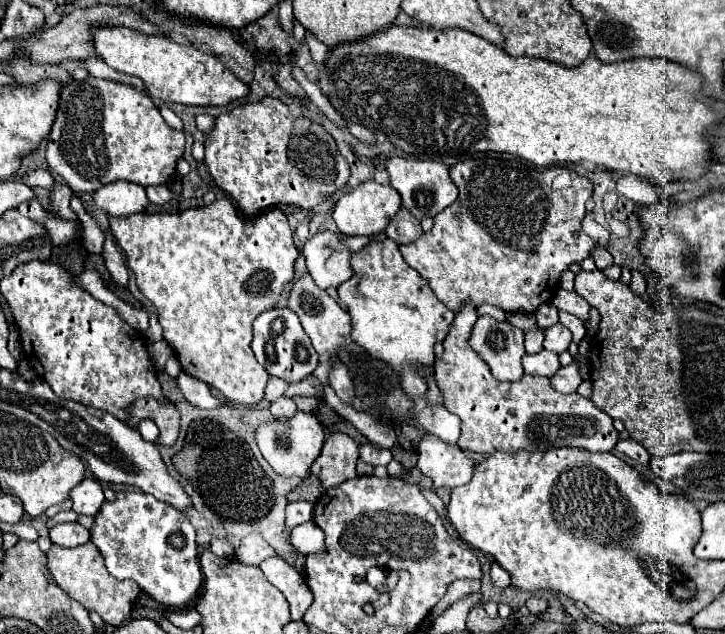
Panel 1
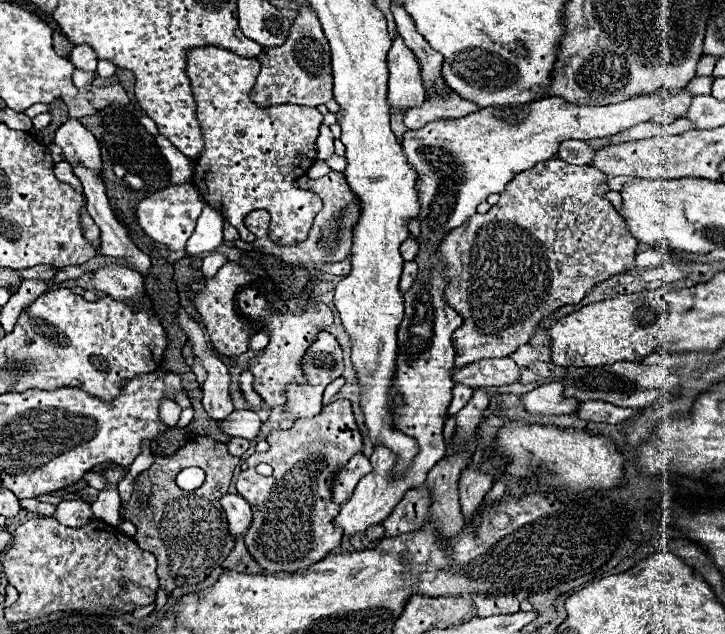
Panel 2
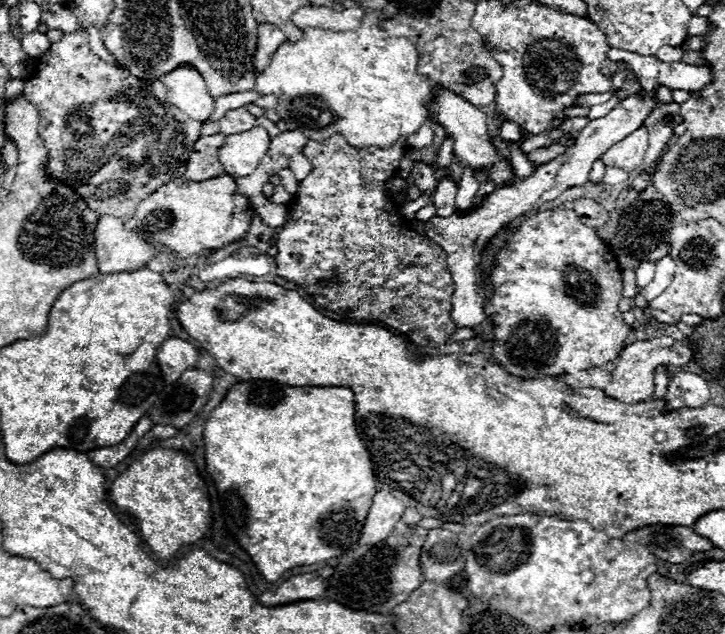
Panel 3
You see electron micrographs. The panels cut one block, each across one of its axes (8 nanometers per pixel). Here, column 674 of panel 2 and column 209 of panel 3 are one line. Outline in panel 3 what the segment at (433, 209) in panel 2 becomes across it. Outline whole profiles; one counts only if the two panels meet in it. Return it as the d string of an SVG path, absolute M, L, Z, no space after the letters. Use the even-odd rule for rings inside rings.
M188 64L174 68L160 82L168 90L168 102L186 112L192 120L206 120L214 112L214 98L206 88L206 80Z

